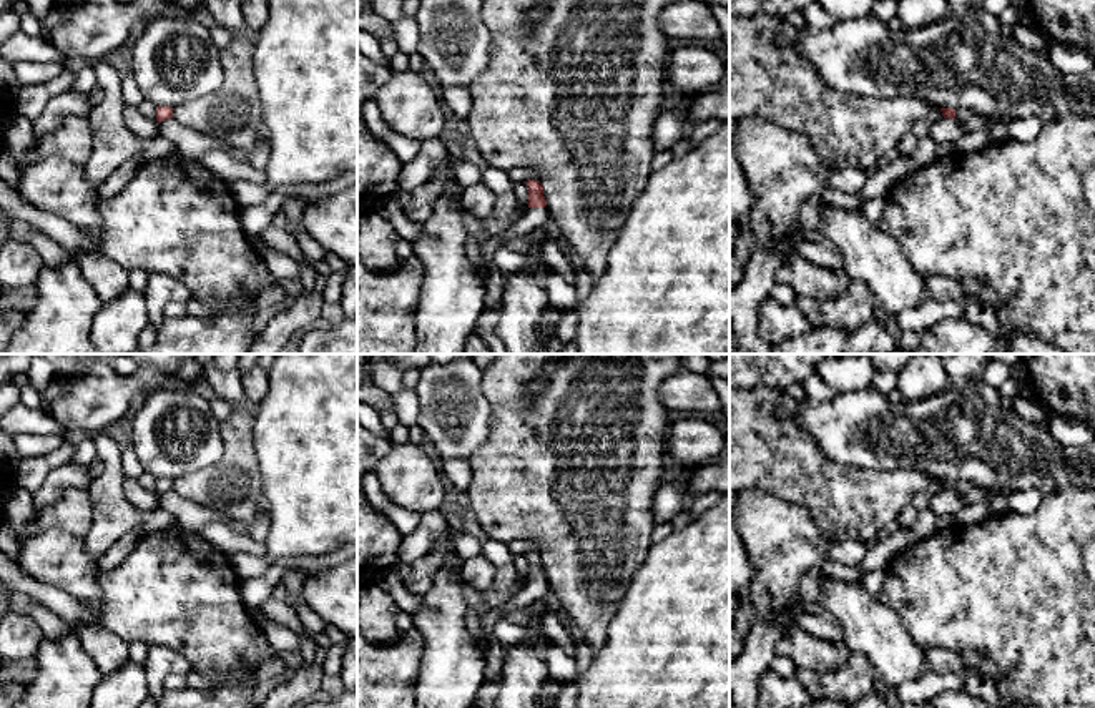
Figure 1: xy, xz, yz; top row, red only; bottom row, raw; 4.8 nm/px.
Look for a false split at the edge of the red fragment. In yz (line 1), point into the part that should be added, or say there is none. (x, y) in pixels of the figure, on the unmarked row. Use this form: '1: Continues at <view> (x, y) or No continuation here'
1: Continues at yz (961, 487)

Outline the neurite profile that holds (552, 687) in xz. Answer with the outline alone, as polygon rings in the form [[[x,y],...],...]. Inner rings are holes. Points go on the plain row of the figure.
[[[548,678],[545,683],[545,688],[543,688],[543,695],[540,698],[540,706],[542,708],[555,708],[555,700],[557,700],[558,691],[563,685],[567,685],[567,683]]]

